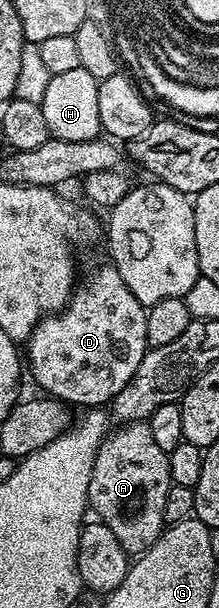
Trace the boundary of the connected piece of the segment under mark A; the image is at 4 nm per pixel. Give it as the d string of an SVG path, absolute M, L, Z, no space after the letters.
M137 420L131 424L123 424L117 430L119 432L111 431L98 448L96 462L92 466L92 478L88 486L88 504L92 512L94 512L93 515L101 520L102 523L106 524L108 530L112 530L112 534L116 534L116 538L120 538L120 546L124 546L124 550L128 554L141 554L147 552L157 542L158 535L167 527L165 520L165 502L168 499L168 492L171 486L170 471L168 470L168 454L164 450L160 450L160 446L156 446L156 441L152 439L152 430L150 429L149 423L145 420Z

